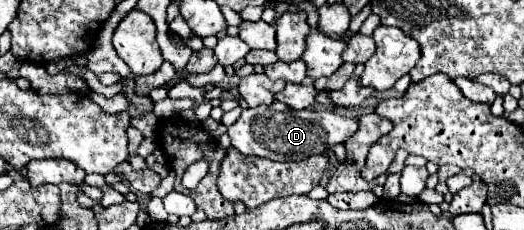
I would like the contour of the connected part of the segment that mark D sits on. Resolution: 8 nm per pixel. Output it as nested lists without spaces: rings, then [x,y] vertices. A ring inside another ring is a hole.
[[[275,100],[269,106],[263,104],[257,108],[243,110],[237,122],[225,126],[225,130],[231,138],[231,146],[237,148],[241,154],[287,162],[287,160],[303,160],[307,156],[321,154],[325,152],[325,144],[333,146],[337,142],[345,142],[353,132],[357,132],[357,120],[339,116],[331,110],[293,110],[283,102]]]

